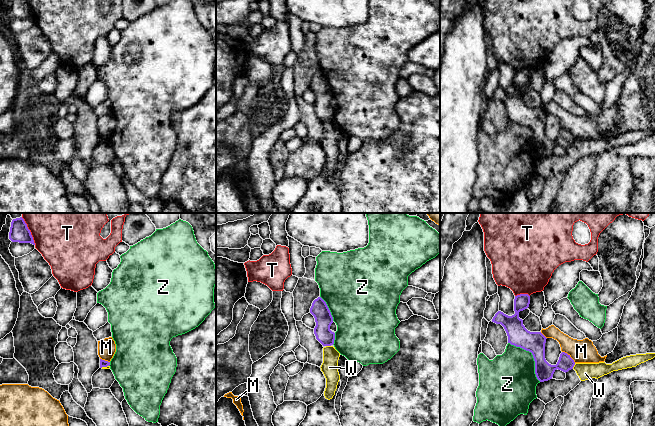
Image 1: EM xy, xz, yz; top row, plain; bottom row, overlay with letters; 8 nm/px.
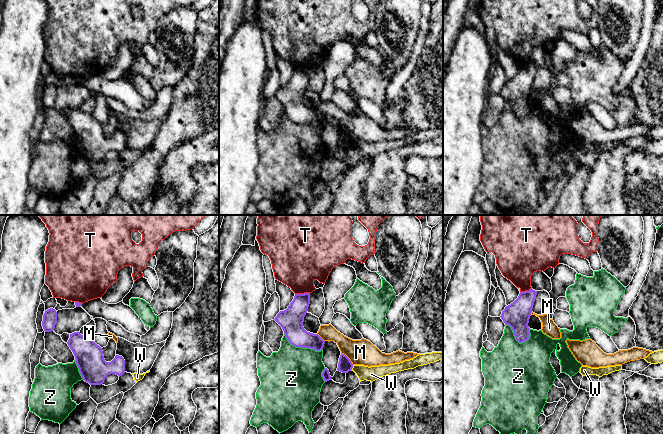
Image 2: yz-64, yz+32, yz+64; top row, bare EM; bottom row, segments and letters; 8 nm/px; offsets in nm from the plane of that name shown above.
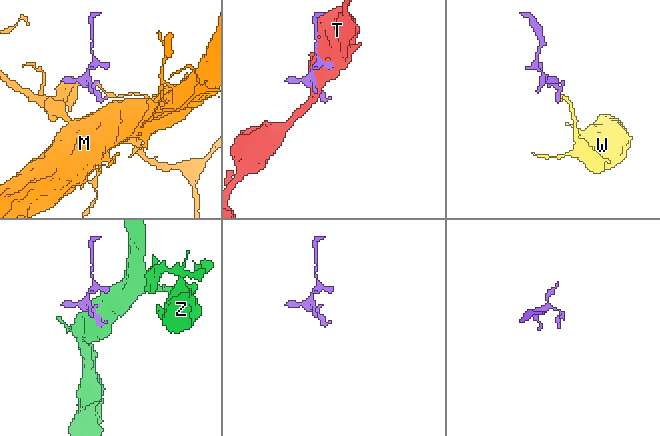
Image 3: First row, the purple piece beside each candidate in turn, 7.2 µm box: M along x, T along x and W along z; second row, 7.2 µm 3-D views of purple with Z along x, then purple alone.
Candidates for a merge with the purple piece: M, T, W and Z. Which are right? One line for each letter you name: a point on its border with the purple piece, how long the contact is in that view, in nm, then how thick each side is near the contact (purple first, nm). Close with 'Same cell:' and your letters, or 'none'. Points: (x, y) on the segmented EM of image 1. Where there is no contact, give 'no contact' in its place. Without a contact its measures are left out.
Same cell: none

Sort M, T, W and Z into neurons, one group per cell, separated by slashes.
M / T / W / Z

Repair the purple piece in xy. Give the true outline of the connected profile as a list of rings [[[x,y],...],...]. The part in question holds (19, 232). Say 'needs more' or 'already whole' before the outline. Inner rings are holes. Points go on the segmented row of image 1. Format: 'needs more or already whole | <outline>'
already whole | [[[22,217],[12,220],[9,239],[12,242],[31,243],[35,245],[31,232]]]

